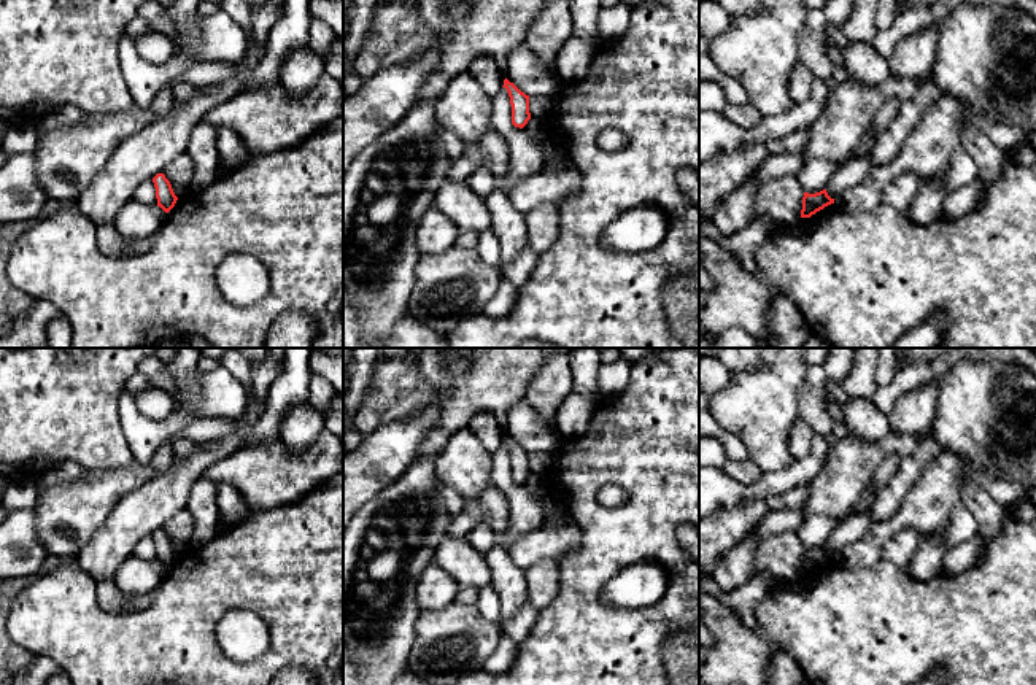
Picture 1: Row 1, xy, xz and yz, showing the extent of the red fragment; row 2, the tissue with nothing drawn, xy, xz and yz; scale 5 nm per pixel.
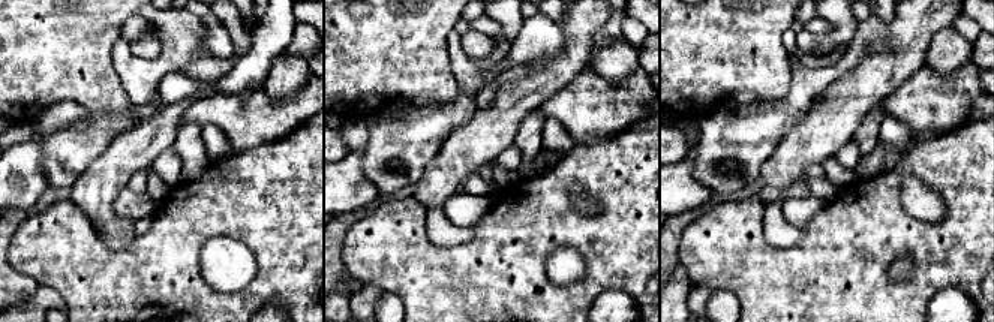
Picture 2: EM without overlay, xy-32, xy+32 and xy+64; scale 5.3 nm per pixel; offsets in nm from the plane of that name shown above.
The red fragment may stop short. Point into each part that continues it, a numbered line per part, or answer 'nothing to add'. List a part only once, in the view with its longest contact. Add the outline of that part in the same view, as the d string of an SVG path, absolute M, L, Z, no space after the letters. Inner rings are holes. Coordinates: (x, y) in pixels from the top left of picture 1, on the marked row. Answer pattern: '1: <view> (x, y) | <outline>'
nothing to add

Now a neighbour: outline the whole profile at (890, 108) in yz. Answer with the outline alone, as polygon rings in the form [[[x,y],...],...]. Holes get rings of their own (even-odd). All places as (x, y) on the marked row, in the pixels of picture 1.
[[[891,99],[890,102],[887,102],[880,111],[876,116],[876,122],[871,126],[876,132],[882,132],[895,118],[895,114],[898,113],[899,106],[901,106],[901,100],[899,99]]]

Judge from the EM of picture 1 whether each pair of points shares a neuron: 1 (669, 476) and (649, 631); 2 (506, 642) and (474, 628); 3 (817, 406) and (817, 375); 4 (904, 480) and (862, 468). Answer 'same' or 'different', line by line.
1: same
2: different
3: same
4: different

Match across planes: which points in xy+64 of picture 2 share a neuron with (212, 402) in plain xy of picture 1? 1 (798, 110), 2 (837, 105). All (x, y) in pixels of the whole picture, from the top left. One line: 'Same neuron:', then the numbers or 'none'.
Same neuron: 1

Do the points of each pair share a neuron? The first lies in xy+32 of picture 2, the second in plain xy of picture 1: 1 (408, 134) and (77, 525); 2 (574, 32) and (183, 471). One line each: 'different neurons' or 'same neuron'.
1: same neuron
2: same neuron

